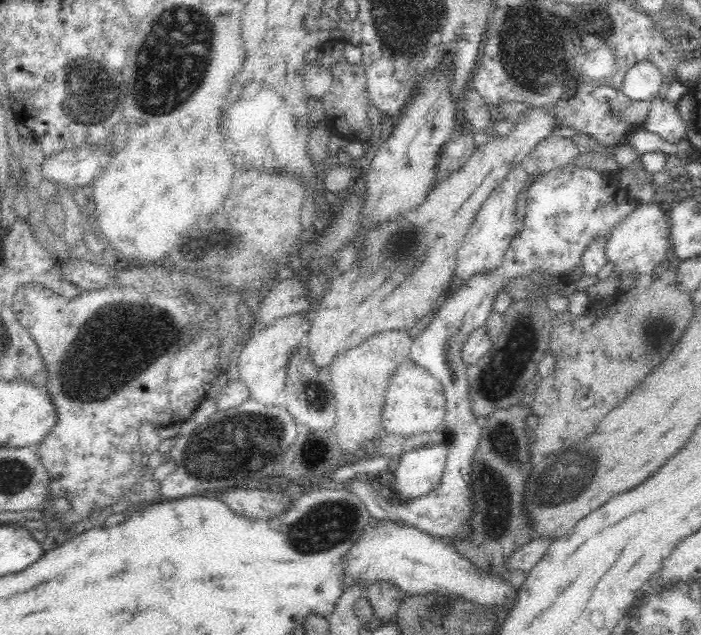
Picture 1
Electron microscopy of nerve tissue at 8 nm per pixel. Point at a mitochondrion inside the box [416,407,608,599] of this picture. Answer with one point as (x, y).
(569, 474)

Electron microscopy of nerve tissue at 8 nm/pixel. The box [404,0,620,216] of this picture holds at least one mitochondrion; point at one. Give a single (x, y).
(535, 63)

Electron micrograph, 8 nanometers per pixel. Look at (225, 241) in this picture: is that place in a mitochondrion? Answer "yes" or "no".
no

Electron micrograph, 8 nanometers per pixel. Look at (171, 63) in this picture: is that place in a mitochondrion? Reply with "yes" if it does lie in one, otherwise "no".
yes

